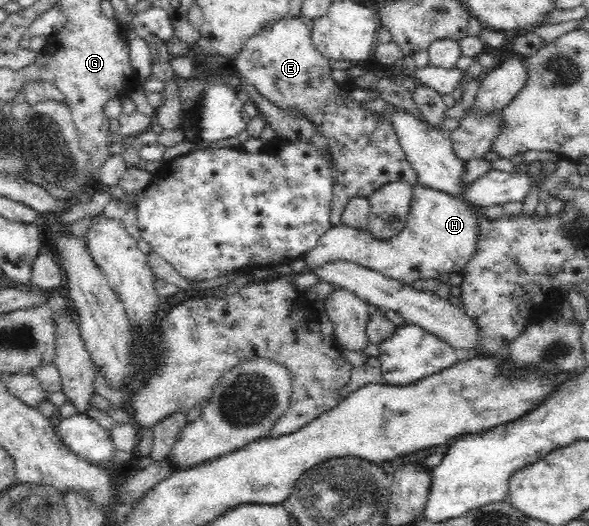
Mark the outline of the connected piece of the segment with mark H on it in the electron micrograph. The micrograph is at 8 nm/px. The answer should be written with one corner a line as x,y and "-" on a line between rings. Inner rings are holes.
416,184
413,187
406,227
389,240
376,240
369,231
340,224
332,226
303,261
310,269
344,261
373,269
382,275
411,285
418,279
436,279
442,273
459,272
476,249
478,222
472,208
447,193

